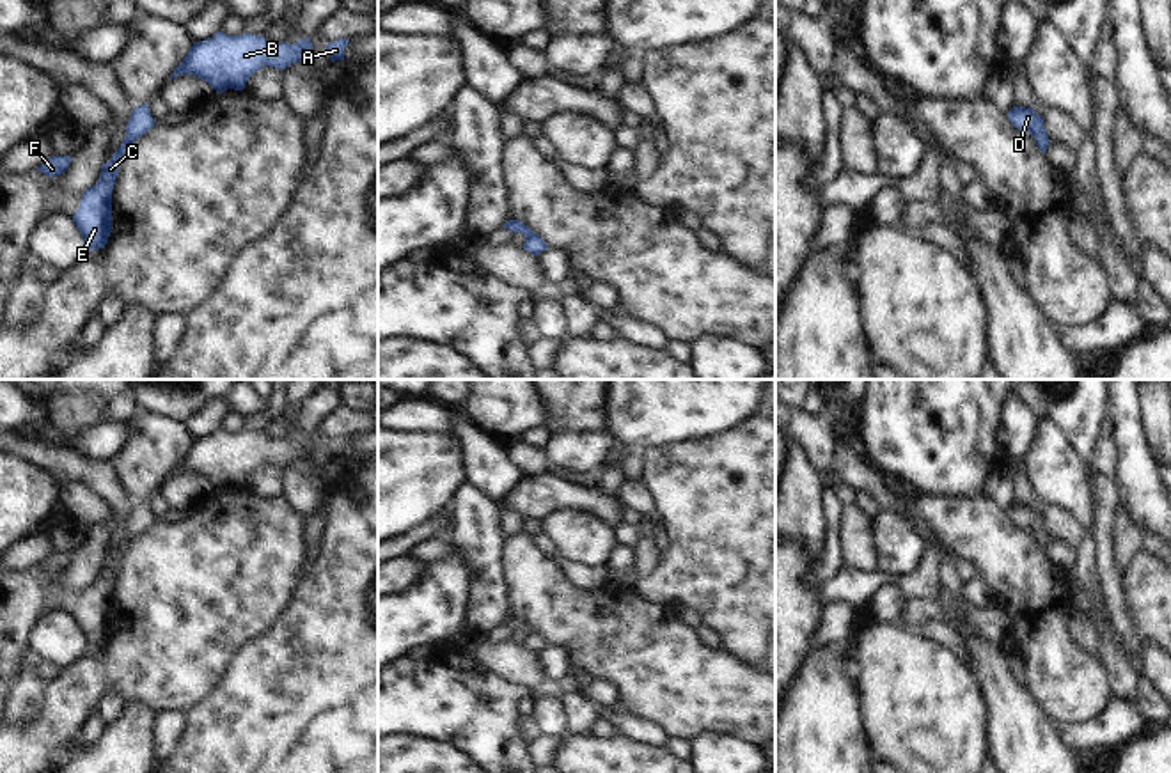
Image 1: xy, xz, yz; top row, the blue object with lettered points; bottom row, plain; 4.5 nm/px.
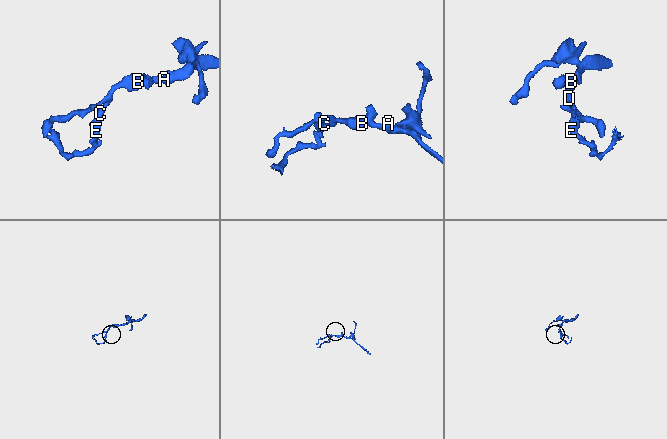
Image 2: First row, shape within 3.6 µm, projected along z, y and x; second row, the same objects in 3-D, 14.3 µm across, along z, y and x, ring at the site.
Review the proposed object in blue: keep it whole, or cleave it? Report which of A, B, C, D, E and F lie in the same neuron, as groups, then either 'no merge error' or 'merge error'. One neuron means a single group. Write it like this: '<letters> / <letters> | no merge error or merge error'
A B C D E F | no merge error

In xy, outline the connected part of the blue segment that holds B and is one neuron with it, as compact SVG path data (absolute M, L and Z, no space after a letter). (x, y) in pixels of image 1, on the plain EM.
M216 429L211 436L193 440L172 475L193 472L211 482L218 491L227 486L243 488L247 477L264 463L284 468L295 459L309 459L312 440L309 434L295 441L270 440L263 433L225 433Z

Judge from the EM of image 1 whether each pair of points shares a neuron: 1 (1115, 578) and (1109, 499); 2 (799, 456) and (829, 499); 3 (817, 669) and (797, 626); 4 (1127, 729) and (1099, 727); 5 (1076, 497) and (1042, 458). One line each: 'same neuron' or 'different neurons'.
1: same neuron
2: different neurons
3: different neurons
4: same neuron
5: same neuron

